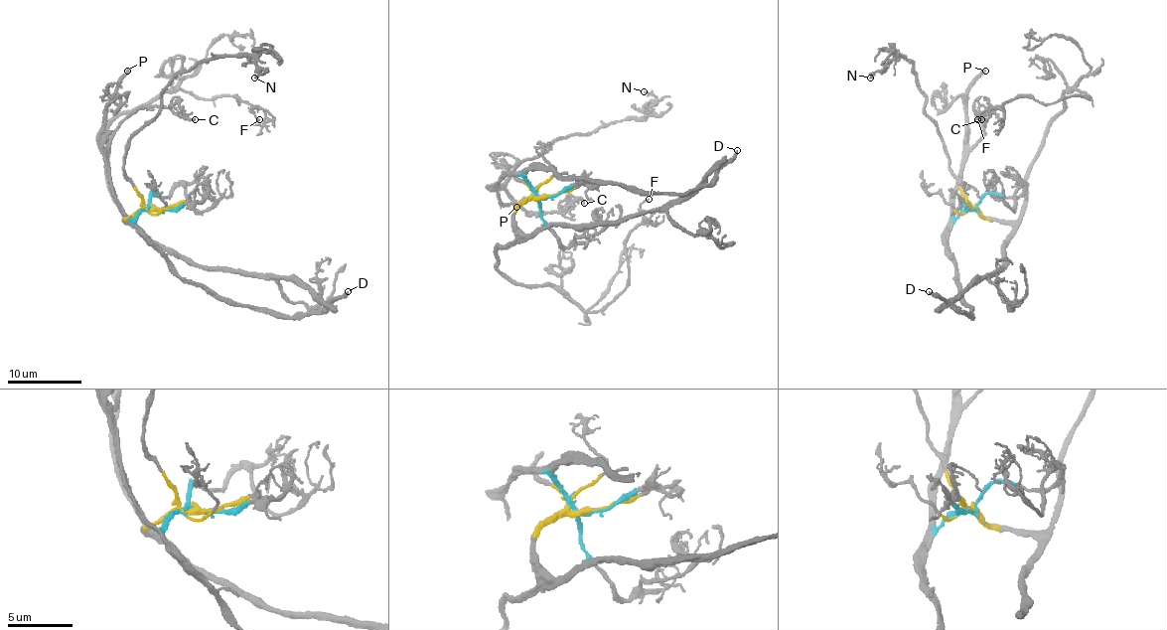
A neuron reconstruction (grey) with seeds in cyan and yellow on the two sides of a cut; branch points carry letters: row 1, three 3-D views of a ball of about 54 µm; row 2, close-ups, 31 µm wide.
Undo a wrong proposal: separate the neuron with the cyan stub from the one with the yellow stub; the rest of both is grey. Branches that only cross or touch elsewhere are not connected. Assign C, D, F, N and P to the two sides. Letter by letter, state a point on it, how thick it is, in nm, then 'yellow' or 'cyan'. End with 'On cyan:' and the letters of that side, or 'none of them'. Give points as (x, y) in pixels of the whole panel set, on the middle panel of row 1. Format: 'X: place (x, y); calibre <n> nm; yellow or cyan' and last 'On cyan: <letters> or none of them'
C: place (584, 203); calibre 160 nm; cyan
D: place (737, 150); calibre 240 nm; cyan
F: place (649, 199); calibre 140 nm; yellow
N: place (644, 91); calibre 180 nm; yellow
P: place (516, 207); calibre 300 nm; cyan
On cyan: C, D, P

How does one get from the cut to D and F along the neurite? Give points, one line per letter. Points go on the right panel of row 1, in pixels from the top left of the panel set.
D: (976, 209), (963, 211), (947, 240), (954, 277), (961, 298), (971, 307), (971, 316), (929, 292)
F: (974, 209), (989, 220), (1015, 220), (1066, 91), (1079, 90), (1090, 99), (1017, 97), (976, 119)

